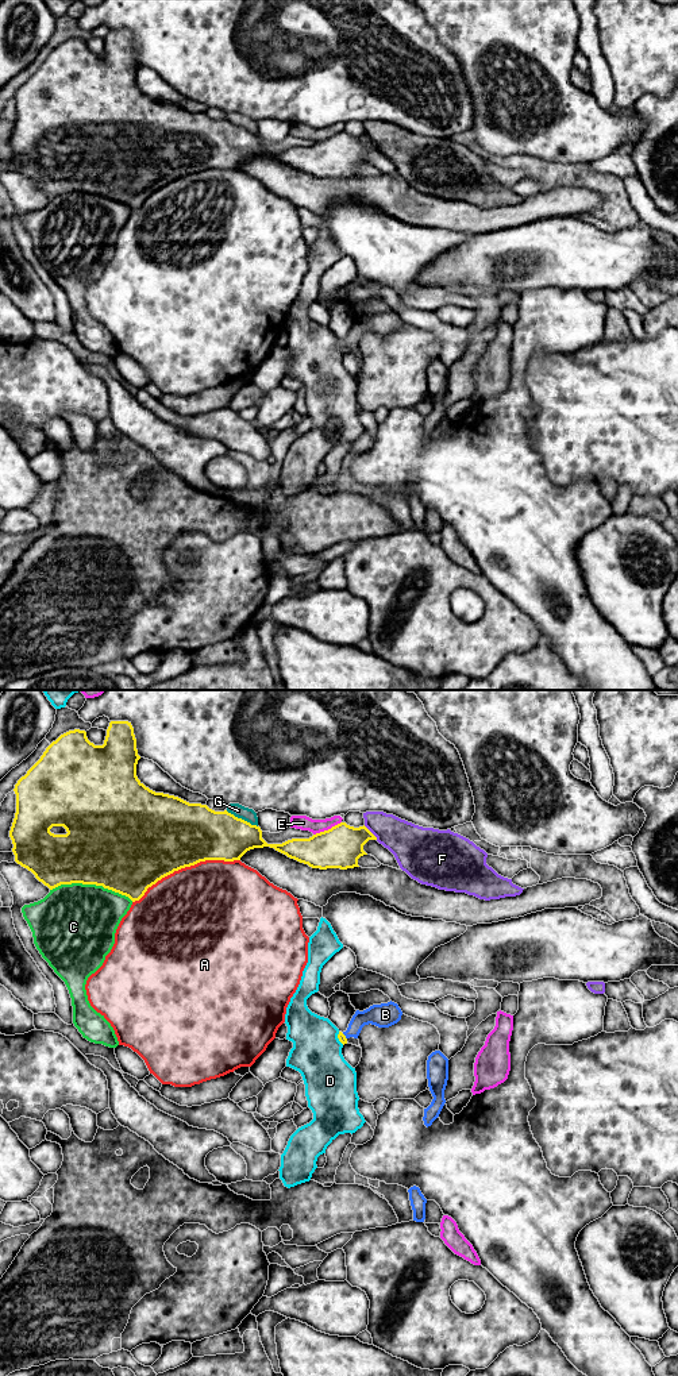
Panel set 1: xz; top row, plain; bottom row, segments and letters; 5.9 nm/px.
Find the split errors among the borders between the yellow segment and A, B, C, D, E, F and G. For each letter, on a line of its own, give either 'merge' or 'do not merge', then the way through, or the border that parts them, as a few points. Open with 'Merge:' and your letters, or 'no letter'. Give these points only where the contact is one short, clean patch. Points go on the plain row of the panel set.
Merge: B
A: do not merge
B: merge | across xz (341, 345), (345, 345), (362, 327), (381, 324)
C: do not merge
D: do not merge
E: do not merge
F: do not merge
G: do not merge

